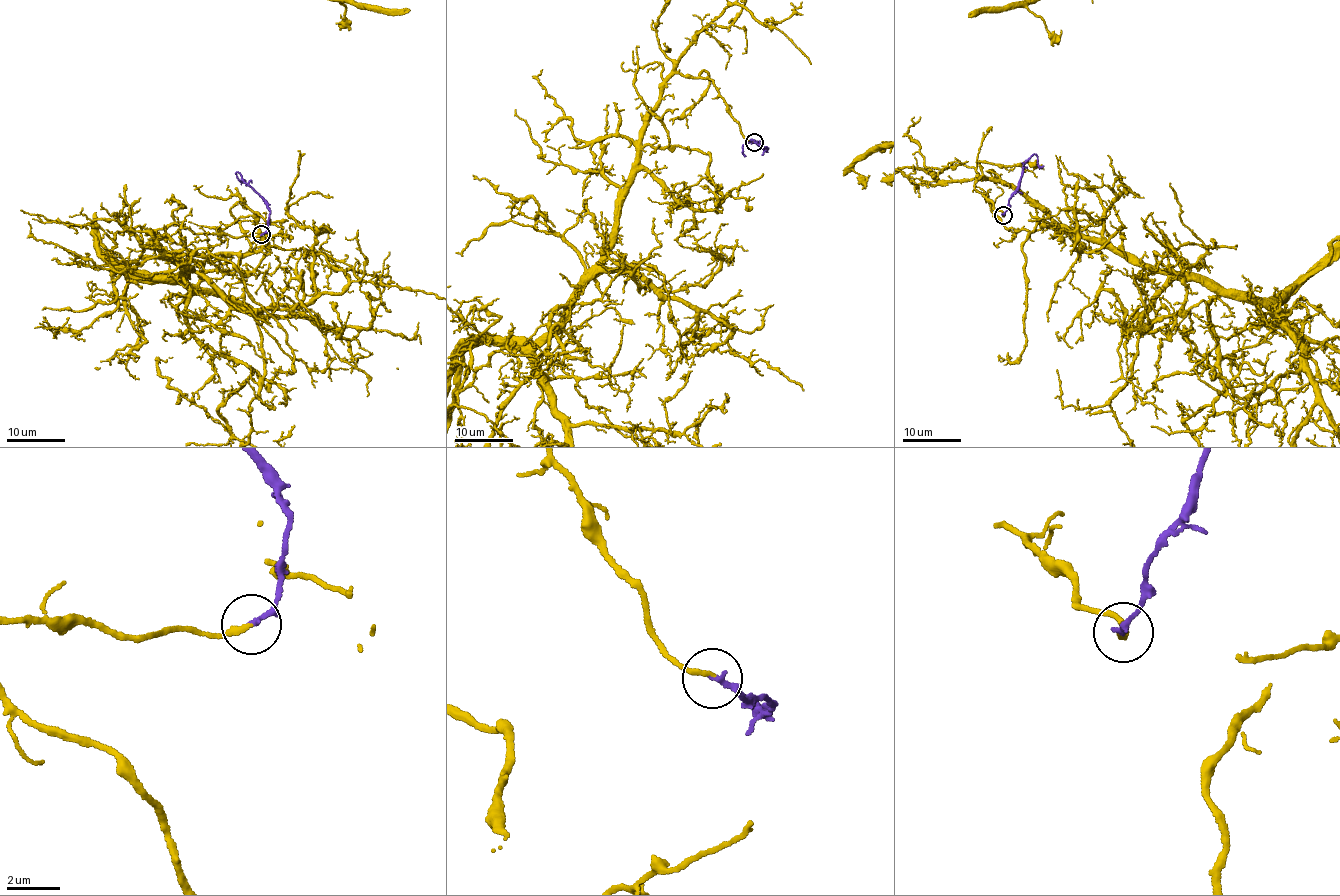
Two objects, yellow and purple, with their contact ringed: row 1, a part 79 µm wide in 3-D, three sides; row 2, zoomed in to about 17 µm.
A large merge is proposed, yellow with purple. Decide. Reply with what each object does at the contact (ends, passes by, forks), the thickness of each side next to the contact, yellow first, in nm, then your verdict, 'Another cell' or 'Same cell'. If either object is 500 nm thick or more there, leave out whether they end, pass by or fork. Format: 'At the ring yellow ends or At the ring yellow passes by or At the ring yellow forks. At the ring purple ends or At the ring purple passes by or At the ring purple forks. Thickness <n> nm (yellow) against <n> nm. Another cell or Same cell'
At the ring yellow ends. At the ring purple ends. Thickness 200 nm (yellow) against 200 nm. Same cell

